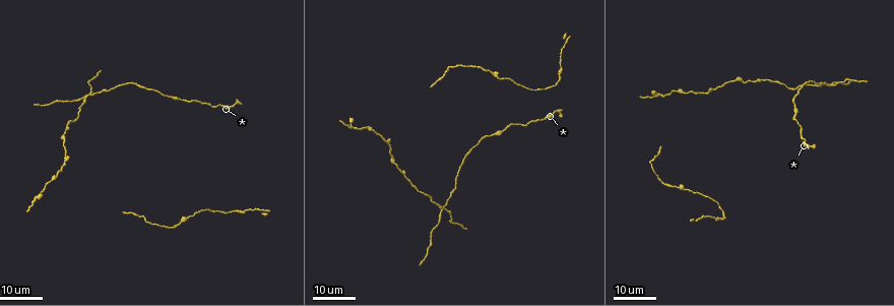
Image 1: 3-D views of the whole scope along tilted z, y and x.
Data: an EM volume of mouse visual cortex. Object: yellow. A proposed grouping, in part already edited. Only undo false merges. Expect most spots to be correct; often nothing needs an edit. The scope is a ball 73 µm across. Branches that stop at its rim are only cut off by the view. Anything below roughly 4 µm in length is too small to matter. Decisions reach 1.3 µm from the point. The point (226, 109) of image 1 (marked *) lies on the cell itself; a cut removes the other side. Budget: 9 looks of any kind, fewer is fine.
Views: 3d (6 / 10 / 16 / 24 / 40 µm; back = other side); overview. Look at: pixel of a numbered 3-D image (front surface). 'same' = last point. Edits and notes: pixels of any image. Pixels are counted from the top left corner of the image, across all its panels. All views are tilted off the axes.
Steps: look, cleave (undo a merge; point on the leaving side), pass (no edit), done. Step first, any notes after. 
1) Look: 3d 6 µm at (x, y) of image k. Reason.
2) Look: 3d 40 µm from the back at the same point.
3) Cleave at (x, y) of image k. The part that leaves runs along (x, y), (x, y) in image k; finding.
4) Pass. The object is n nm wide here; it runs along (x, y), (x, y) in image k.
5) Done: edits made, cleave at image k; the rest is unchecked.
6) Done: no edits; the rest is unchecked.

Look: 3d 24 µm at (454, 186) of image 1. Thick turns thin.

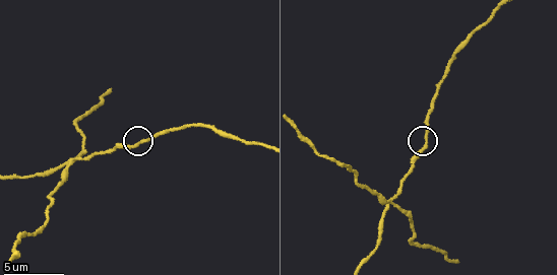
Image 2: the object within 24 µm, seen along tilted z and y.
Look: 3d 10 µm at (427, 144) of image 2.

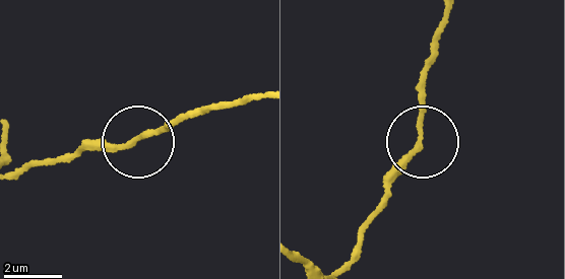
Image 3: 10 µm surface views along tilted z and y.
Pass. It runs along (261, 95), (218, 105), (128, 144), (73, 151) in image 3; all the same cell.

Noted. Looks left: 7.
Look: 3d 16 µm at (387, 202) of image 2. Four-way junction.

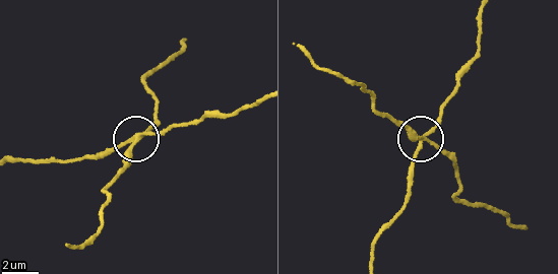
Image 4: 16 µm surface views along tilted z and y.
Cleave at (443, 151) of image 4. The side arm is 17 µm long; 4 arms meet here; a second cell is stuck on.

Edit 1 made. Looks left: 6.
Look: 3d 24 µm at (688, 191) of image 1. Calibre changes.

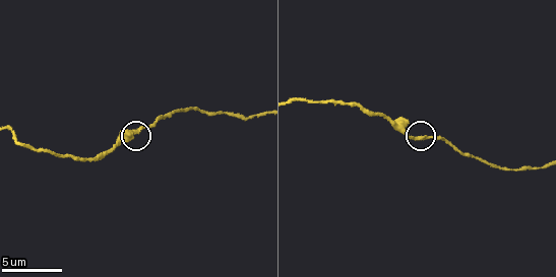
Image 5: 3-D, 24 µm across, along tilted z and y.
Look: 3d 6 µm at (416, 139) of image 5.

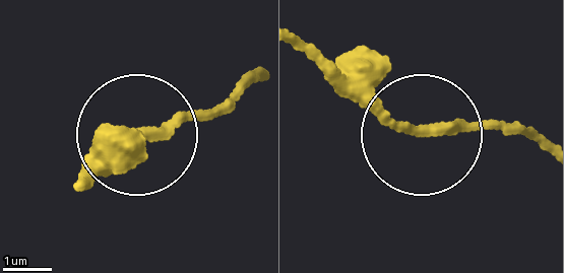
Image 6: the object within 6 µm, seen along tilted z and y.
Pass. The object is 180 nm wide here; continuous, no second cell.

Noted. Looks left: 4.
Look: 3d 10 µm at (262, 113) of image 5.

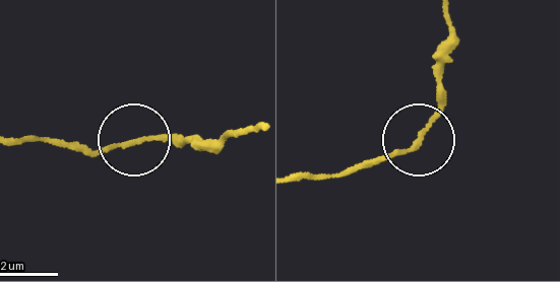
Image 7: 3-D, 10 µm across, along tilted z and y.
Look: 3d 6 µm at (137, 140) of image 7. Zoom in.

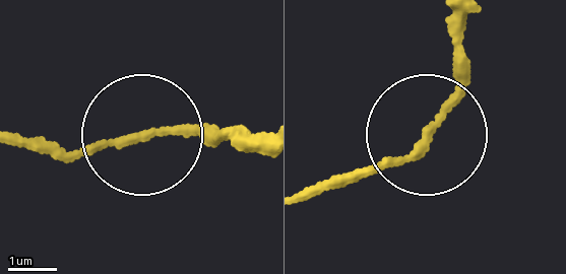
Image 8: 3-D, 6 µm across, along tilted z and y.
Pass. One cell here.

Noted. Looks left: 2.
Done: edits made, cleave at image 4; the rest is unchecked.

